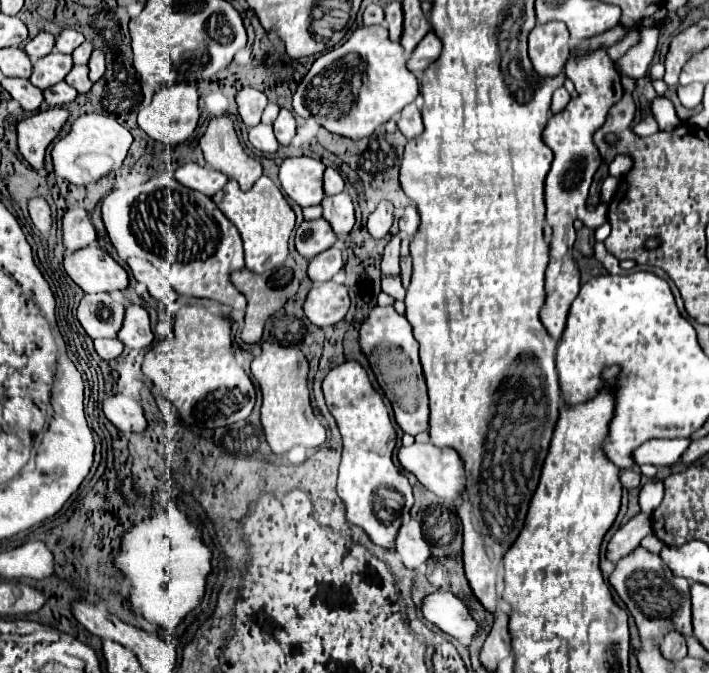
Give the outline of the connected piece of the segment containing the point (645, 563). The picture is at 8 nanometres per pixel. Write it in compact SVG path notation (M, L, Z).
M643 546L635 548L631 554L617 562L613 574L609 576L609 582L633 614L643 642L659 642L669 630L677 630L685 636L691 634L689 582L685 578L673 576L659 554L653 554Z

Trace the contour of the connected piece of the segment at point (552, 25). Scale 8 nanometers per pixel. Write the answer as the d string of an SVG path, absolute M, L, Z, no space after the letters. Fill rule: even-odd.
M547 22L545 26L537 24L529 34L529 58L533 62L533 68L539 72L539 76L553 78L561 72L565 60L569 54L569 32L565 30L563 22Z

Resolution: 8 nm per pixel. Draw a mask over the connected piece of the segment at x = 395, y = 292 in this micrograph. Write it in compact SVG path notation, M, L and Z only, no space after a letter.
M381 276L383 282L383 292L393 296L395 300L405 300L405 288L401 286L401 278L399 276Z

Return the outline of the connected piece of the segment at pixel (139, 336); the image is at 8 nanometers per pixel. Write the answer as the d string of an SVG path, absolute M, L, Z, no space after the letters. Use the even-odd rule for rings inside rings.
M129 306L127 308L123 328L119 330L119 340L127 348L135 348L135 350L151 346L153 332L151 332L149 314L145 308L141 308L141 306Z

